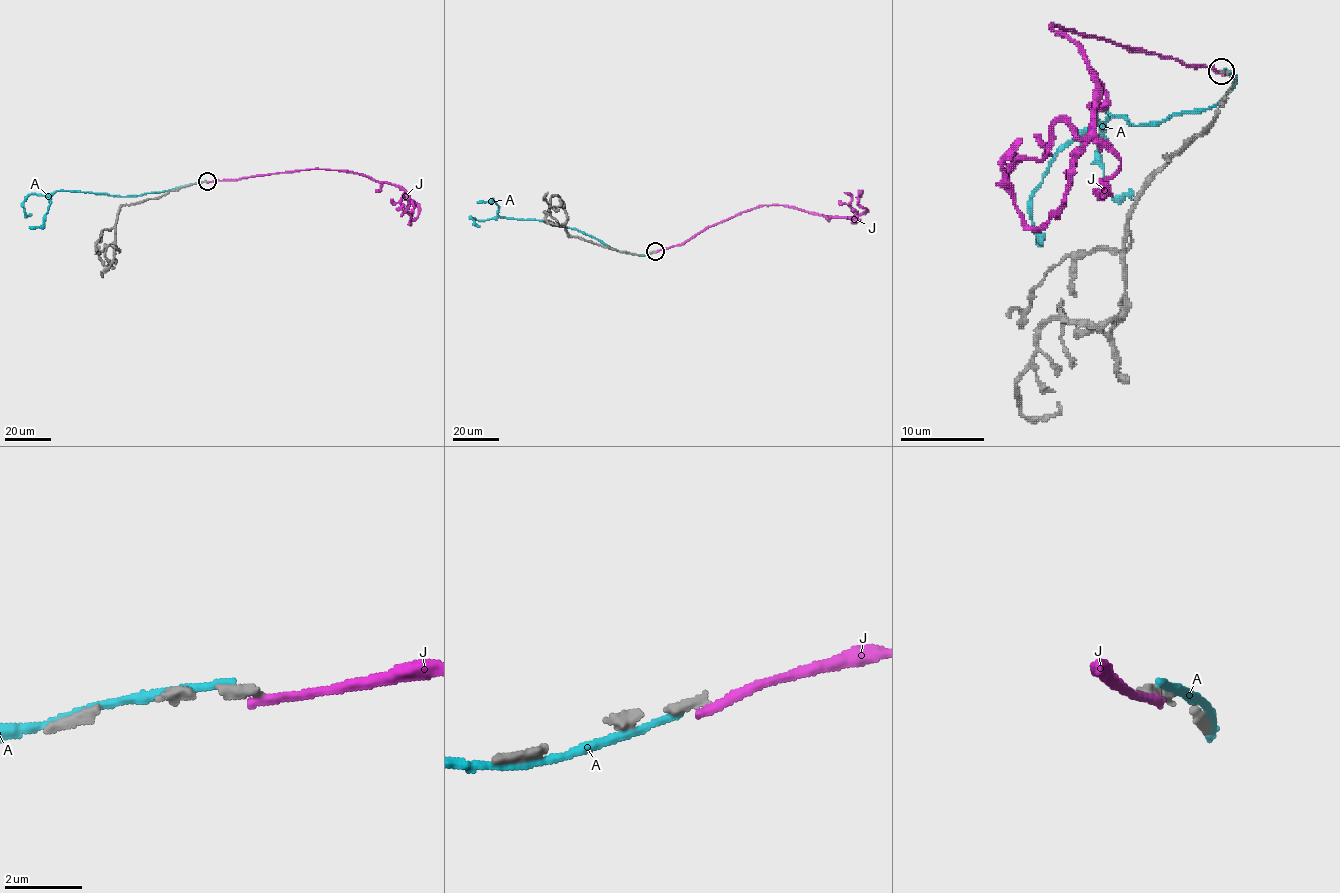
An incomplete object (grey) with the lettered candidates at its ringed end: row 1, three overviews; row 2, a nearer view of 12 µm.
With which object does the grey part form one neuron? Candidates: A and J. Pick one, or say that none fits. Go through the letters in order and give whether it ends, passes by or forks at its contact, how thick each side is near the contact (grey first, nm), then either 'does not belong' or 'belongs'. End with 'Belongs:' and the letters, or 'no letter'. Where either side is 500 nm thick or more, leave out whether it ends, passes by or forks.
A: it ends | 280/180 nm | does not belong
J: it ends | 280/240 nm | does not belong
Belongs: no letter

